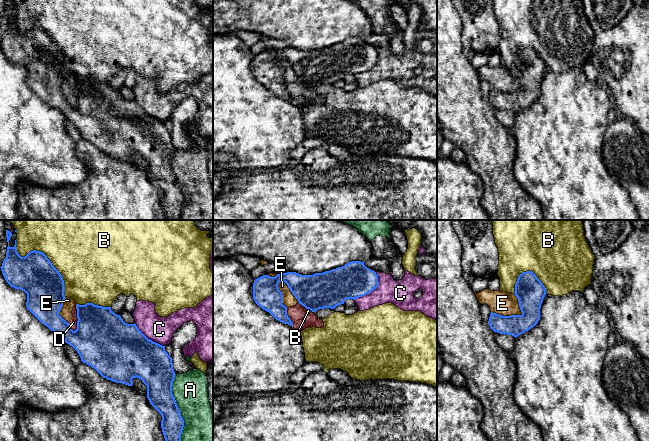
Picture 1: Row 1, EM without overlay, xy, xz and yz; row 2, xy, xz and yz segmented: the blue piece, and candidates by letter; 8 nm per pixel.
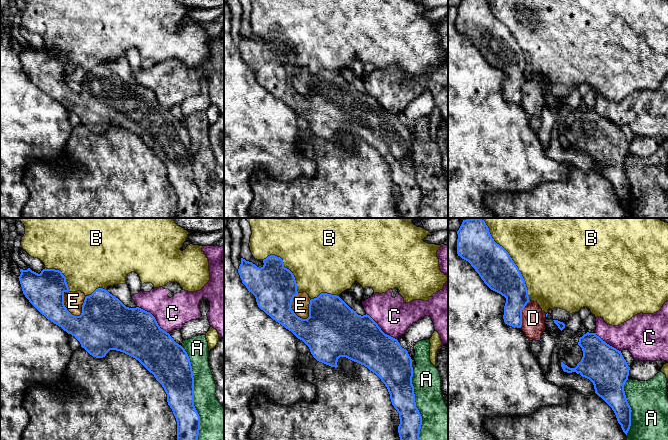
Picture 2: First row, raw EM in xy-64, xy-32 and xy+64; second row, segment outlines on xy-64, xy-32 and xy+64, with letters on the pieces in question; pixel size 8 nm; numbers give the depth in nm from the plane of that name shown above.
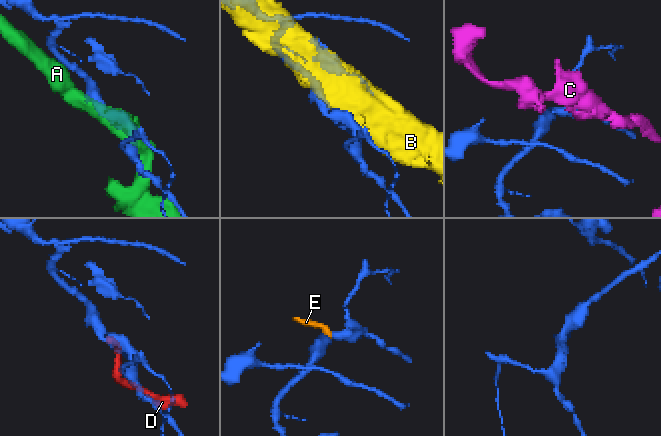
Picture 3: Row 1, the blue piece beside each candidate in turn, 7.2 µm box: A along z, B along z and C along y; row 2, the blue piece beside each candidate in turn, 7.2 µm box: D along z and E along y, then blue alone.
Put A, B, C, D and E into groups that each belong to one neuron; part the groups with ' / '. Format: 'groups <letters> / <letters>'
groups A / B / C / D E

